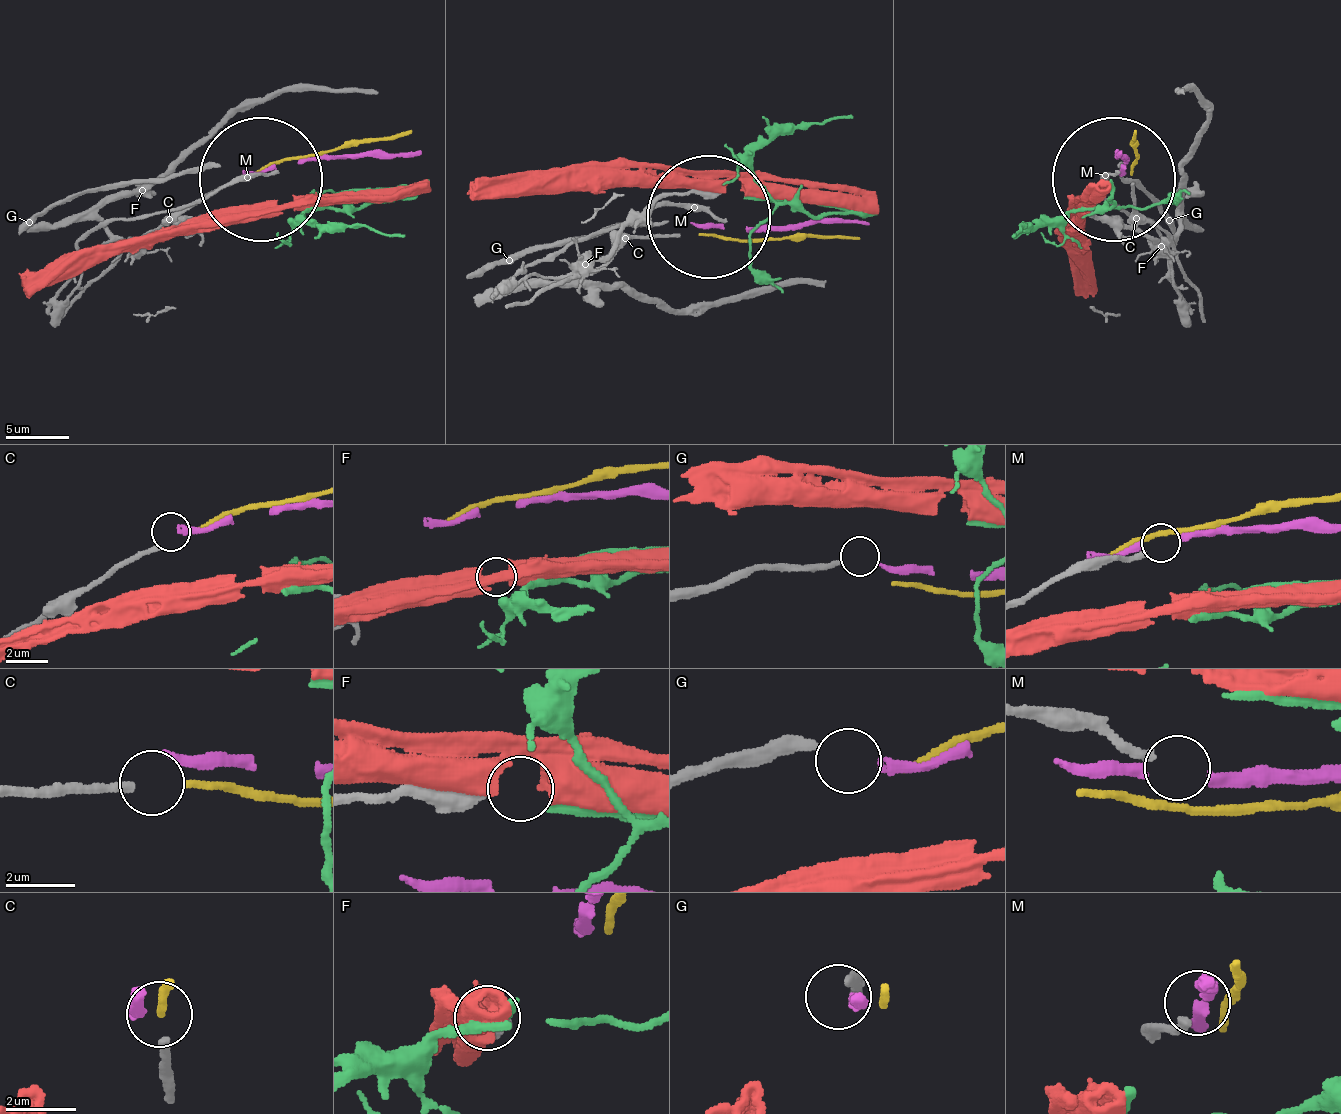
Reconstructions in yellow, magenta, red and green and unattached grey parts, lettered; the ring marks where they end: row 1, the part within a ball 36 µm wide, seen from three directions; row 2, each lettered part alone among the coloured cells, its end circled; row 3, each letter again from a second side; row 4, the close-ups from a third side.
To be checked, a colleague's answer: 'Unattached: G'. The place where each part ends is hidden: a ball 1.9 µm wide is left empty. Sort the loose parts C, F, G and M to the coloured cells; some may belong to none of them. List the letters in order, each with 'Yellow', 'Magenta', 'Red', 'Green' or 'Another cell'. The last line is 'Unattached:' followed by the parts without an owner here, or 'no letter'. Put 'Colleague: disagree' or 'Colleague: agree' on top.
Colleague: disagree
C: Yellow
F: Green
G: Magenta
M: Another cell
Unattached: M

